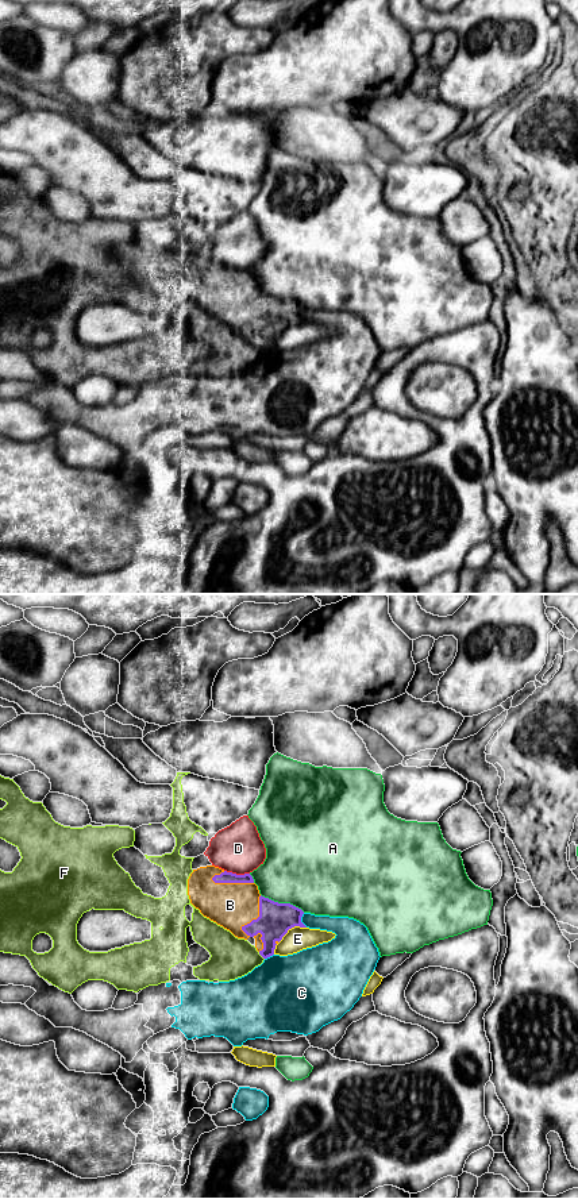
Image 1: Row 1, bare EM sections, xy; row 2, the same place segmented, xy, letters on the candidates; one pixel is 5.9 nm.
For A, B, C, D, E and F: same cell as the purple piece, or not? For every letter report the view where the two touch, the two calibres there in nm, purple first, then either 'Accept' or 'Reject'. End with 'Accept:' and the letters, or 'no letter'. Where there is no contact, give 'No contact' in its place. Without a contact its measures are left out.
A: Touches purple in xy. Thickness 200 nm (purple) against 460 nm. Reject
B: Touches purple in xy. Thickness 70 nm (purple) against 280 nm. Accept
C: Touches purple in xy. Thickness 200 nm (purple) against 160 nm. Reject
D: Touches purple in xy. Thickness 70 nm (purple) against 300 nm. Reject
E: Touches purple in xy. Thickness 200 nm (purple) against 140 nm. Reject
F: Touches purple in xy. Thickness 200 nm (purple) against 260 nm. Reject
Accept: B

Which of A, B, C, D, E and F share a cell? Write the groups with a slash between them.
A / B / C / D / E / F

